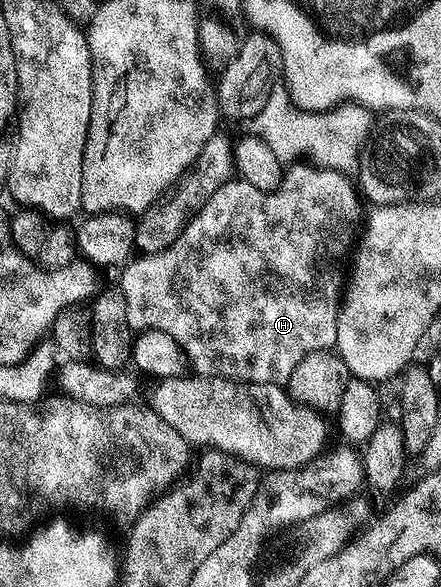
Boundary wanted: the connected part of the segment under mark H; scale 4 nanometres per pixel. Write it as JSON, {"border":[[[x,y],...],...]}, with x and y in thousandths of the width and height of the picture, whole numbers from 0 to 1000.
{"border":[[[662,278],[642,290],[635,317],[626,324],[599,327],[585,319],[546,305],[522,305],[451,359],[431,373],[426,385],[376,421],[376,428],[356,431],[329,431],[293,443],[270,460],[272,479],[268,489],[286,509],[286,543],[304,564],[320,560],[356,560],[376,564],[395,584],[404,584],[410,603],[435,620],[433,634],[456,642],[517,642],[524,649],[574,649],[576,652],[603,652],[605,656],[642,658],[658,646],[667,625],[685,618],[694,605],[703,605],[723,595],[751,596],[766,578],[766,537],[771,535],[766,514],[776,506],[773,480],[785,472],[785,453],[800,436],[812,416],[812,399],[821,390],[821,363],[816,370],[816,349],[821,336],[810,317],[798,315],[782,296],[755,288],[728,288],[714,278],[676,281]]]}

